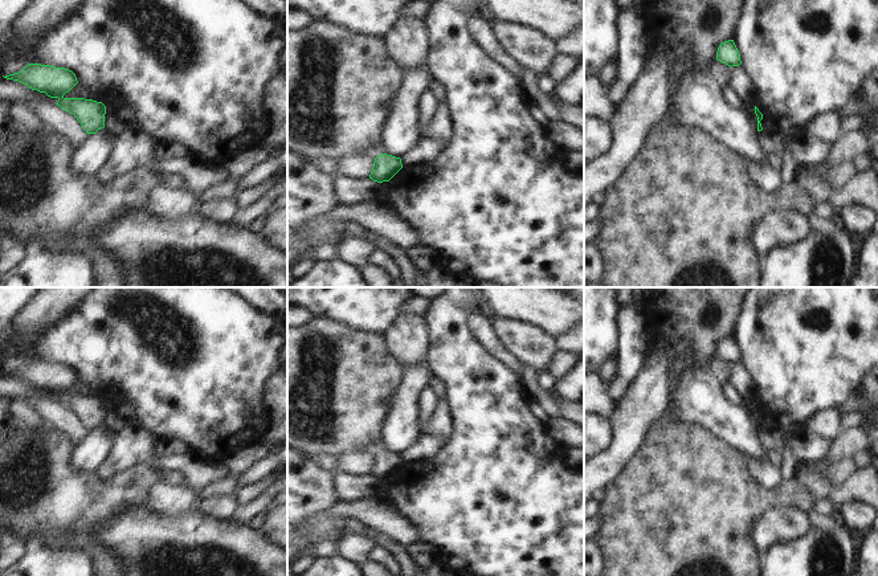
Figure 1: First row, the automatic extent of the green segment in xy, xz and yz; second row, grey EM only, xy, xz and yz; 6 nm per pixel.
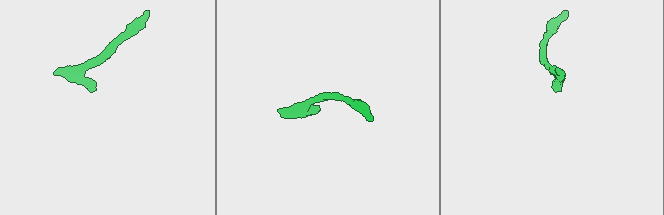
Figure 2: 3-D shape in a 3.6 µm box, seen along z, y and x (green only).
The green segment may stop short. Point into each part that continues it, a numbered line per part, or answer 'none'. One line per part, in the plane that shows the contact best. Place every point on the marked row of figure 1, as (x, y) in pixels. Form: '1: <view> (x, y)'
none.

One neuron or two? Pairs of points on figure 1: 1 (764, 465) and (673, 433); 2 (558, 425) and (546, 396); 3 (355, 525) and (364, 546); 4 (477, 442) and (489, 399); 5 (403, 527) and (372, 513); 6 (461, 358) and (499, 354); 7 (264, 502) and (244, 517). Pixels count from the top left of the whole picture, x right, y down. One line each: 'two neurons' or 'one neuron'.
1: two neurons
2: two neurons
3: two neurons
4: one neuron
5: one neuron
6: two neurons
7: one neuron

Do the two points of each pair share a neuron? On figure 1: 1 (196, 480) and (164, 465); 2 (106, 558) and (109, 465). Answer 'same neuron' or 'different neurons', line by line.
1: same neuron
2: different neurons

